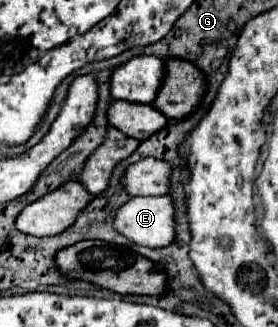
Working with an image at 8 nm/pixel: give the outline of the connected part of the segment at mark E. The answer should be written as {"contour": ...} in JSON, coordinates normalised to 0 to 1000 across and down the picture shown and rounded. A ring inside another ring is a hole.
{"contour":[[[608,596],[478,602],[421,645],[406,688],[493,749],[601,755],[637,725],[622,609]]]}

